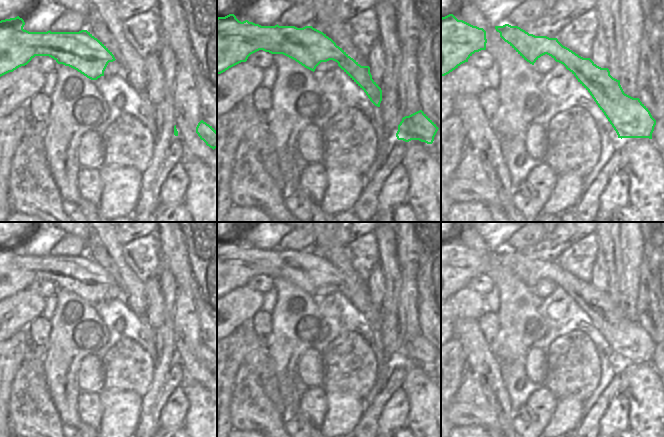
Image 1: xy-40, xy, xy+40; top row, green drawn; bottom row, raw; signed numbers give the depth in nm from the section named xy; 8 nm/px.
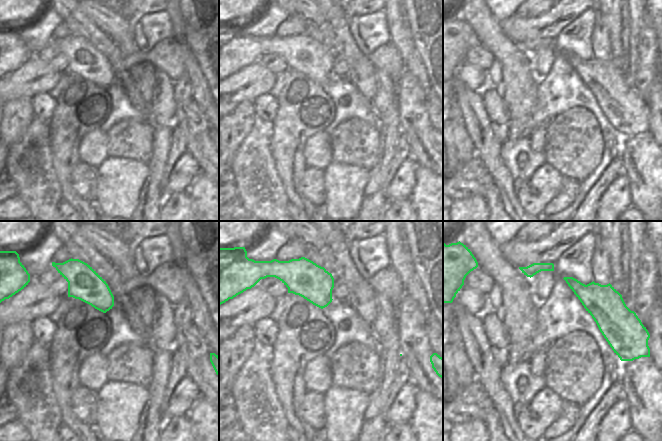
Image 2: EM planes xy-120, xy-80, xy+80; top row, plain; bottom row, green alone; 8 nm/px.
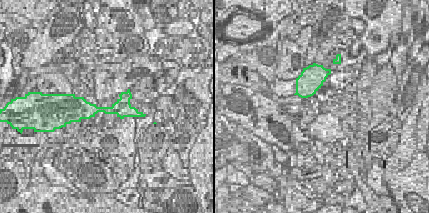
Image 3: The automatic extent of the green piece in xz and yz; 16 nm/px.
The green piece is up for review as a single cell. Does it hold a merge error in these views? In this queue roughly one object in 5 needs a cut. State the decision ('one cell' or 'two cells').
one cell

